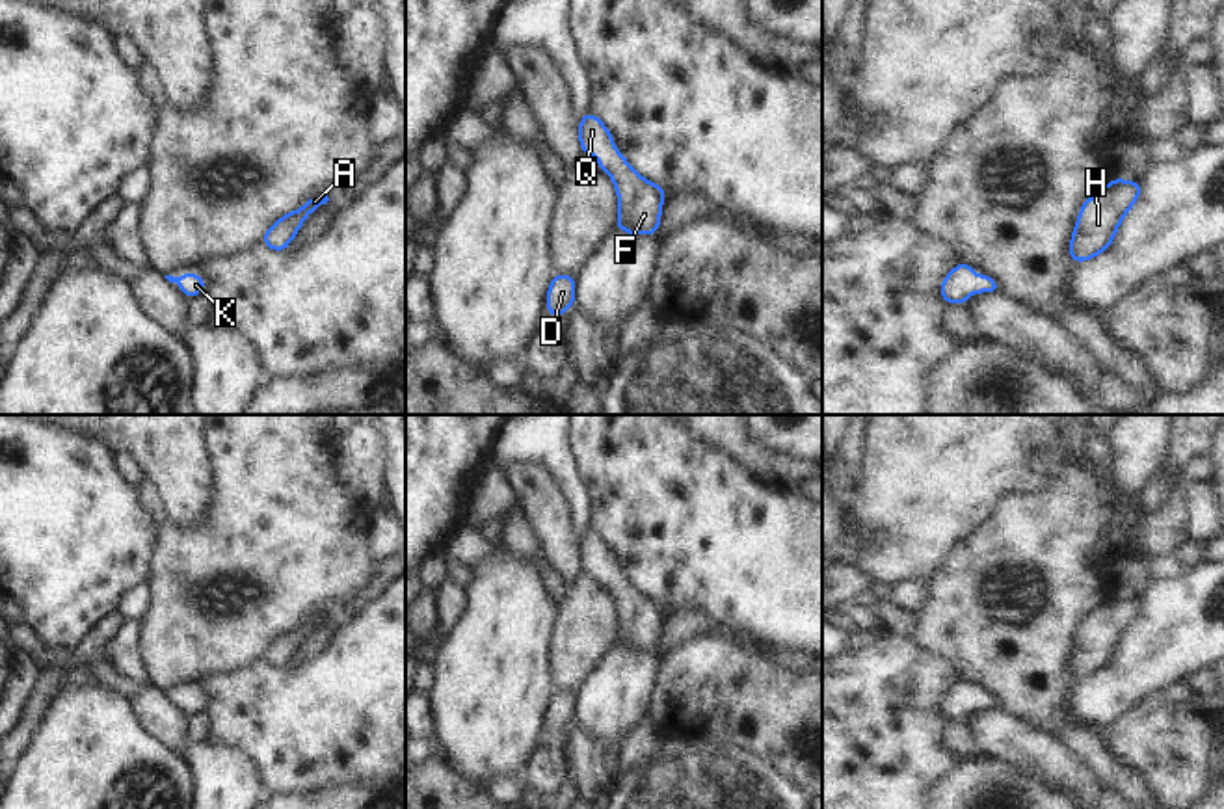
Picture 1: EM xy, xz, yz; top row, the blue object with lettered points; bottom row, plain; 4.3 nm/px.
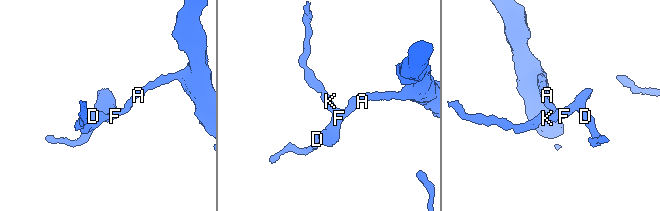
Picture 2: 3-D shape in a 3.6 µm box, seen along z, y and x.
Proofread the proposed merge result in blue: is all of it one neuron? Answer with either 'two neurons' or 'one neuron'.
one neuron

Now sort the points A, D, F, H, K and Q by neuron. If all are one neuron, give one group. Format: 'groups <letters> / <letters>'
groups A D F H K Q

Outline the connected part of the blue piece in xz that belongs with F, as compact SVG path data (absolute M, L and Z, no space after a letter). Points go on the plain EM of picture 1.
M588 528L579 541L582 571L595 569L597 582L605 586L619 614L616 643L629 651L655 651L659 647L662 616L668 606L642 595L614 565L608 545Z

